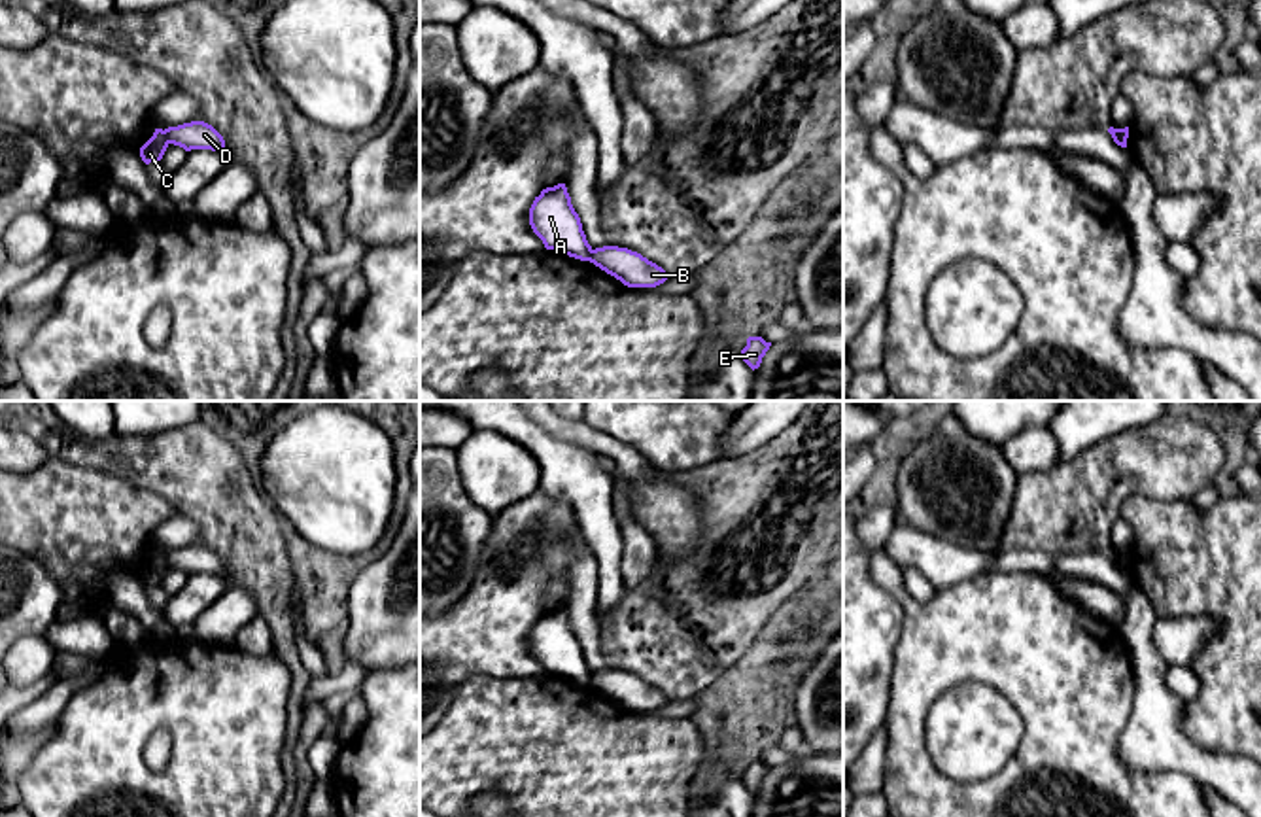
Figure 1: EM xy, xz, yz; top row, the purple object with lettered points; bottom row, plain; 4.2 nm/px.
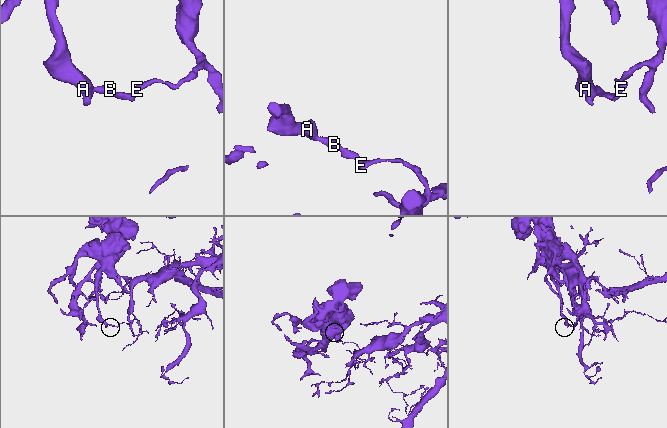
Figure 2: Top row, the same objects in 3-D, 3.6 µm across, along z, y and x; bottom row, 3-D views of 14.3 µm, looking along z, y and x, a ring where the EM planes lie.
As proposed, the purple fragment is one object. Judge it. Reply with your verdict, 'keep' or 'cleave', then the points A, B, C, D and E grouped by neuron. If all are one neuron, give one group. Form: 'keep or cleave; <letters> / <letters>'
cleave; A C / B D E

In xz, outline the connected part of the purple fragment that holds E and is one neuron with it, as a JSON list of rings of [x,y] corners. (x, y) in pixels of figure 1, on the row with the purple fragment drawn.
[[[749,337],[747,346],[741,350],[741,359],[754,371],[760,367],[769,346],[771,342],[766,342],[762,337]]]

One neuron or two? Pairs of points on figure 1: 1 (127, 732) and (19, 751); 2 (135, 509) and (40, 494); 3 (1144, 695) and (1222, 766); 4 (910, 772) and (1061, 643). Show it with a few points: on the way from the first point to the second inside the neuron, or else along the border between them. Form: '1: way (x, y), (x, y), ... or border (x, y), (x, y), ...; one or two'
1: border (55, 723), (53, 734), (19, 776); two
2: way (112, 509), (63, 509); one
3: way (1156, 717), (1199, 763); one
4: way (910, 717), (910, 704), (970, 643), (1006, 643); one

